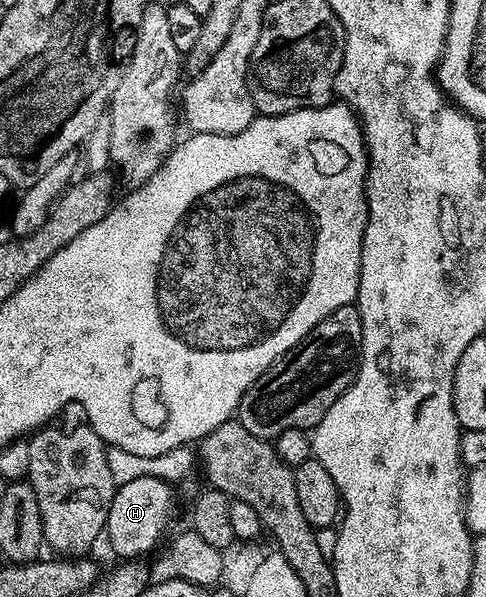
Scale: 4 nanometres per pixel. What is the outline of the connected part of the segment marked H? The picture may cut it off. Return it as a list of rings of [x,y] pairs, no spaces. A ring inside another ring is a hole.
[[[139,476],[139,480],[127,480],[114,489],[103,534],[106,539],[109,537],[109,546],[118,554],[118,559],[141,560],[146,557],[144,554],[158,549],[157,541],[166,537],[165,529],[169,526],[173,489],[170,483],[155,476]]]

